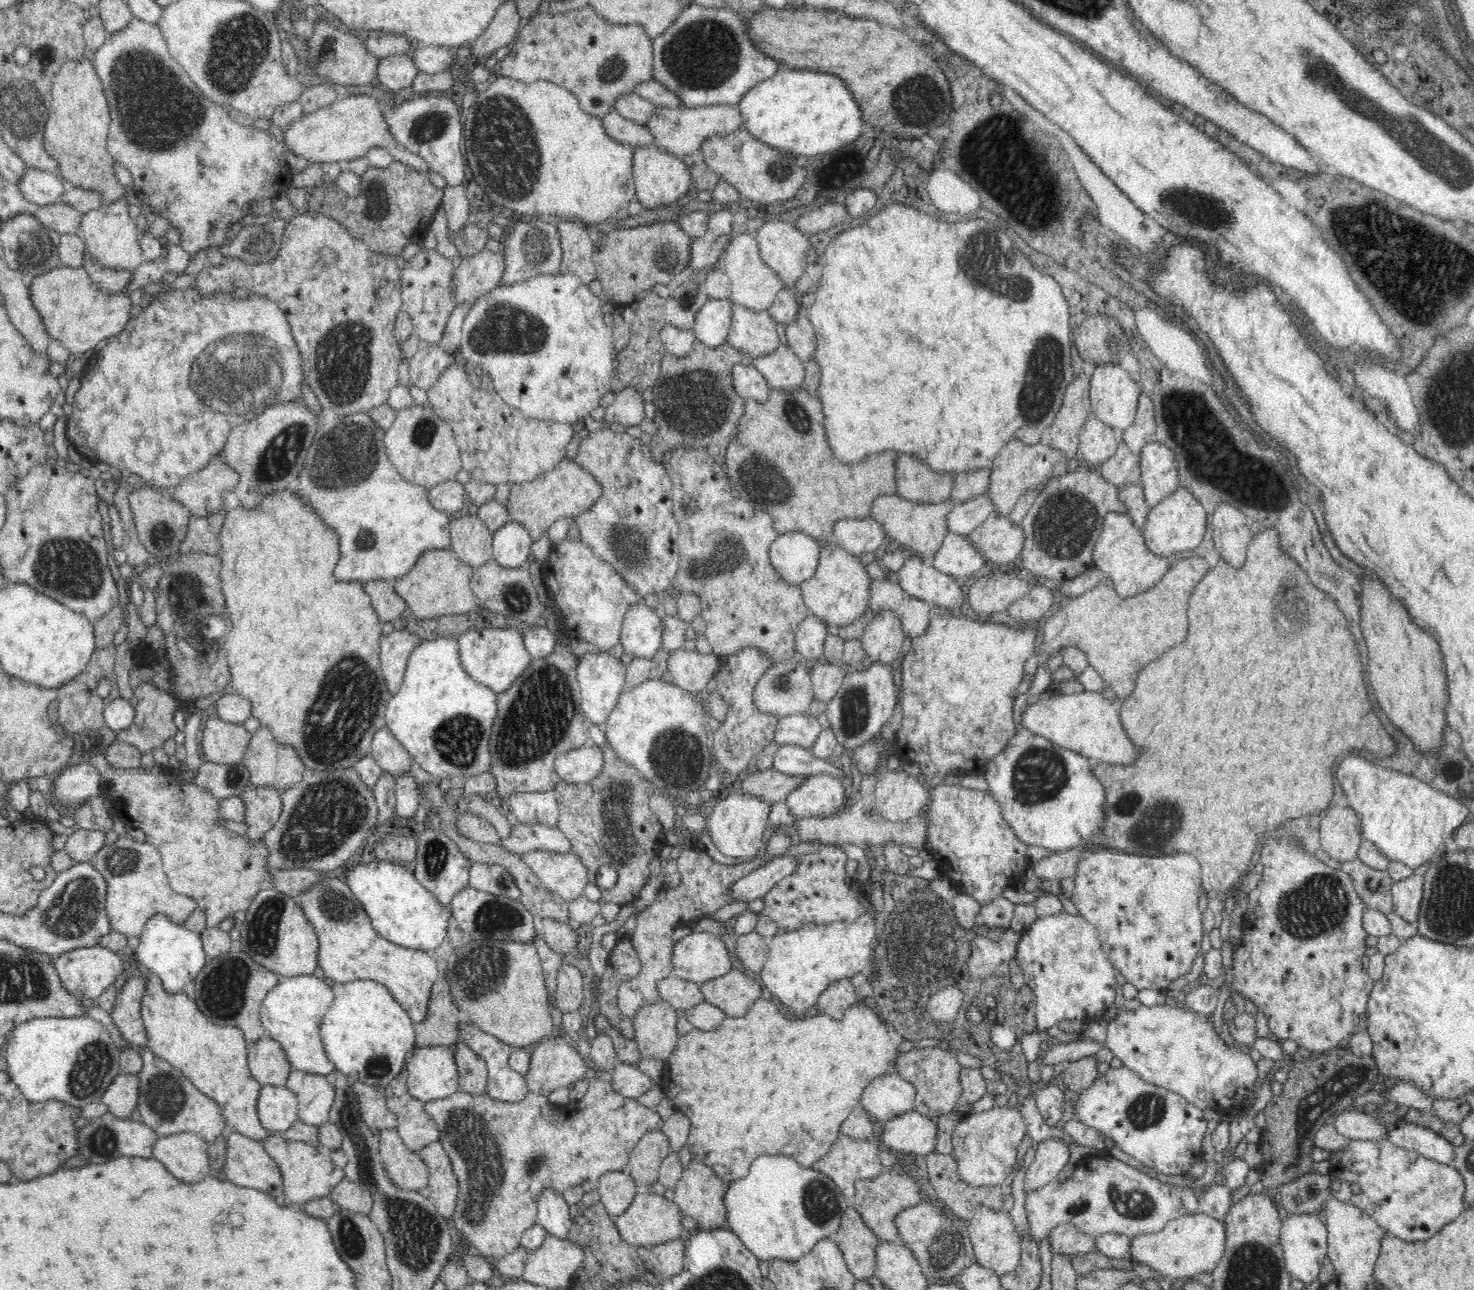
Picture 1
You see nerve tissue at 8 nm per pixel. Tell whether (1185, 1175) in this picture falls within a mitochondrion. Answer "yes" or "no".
no

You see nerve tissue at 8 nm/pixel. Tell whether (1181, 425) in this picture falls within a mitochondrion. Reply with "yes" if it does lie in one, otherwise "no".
yes

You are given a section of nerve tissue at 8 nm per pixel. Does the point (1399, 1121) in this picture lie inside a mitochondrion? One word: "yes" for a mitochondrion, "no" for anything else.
no

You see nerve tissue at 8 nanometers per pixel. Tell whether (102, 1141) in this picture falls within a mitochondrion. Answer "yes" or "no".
yes

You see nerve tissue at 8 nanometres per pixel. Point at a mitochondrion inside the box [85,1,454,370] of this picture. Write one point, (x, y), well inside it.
(134, 75)

